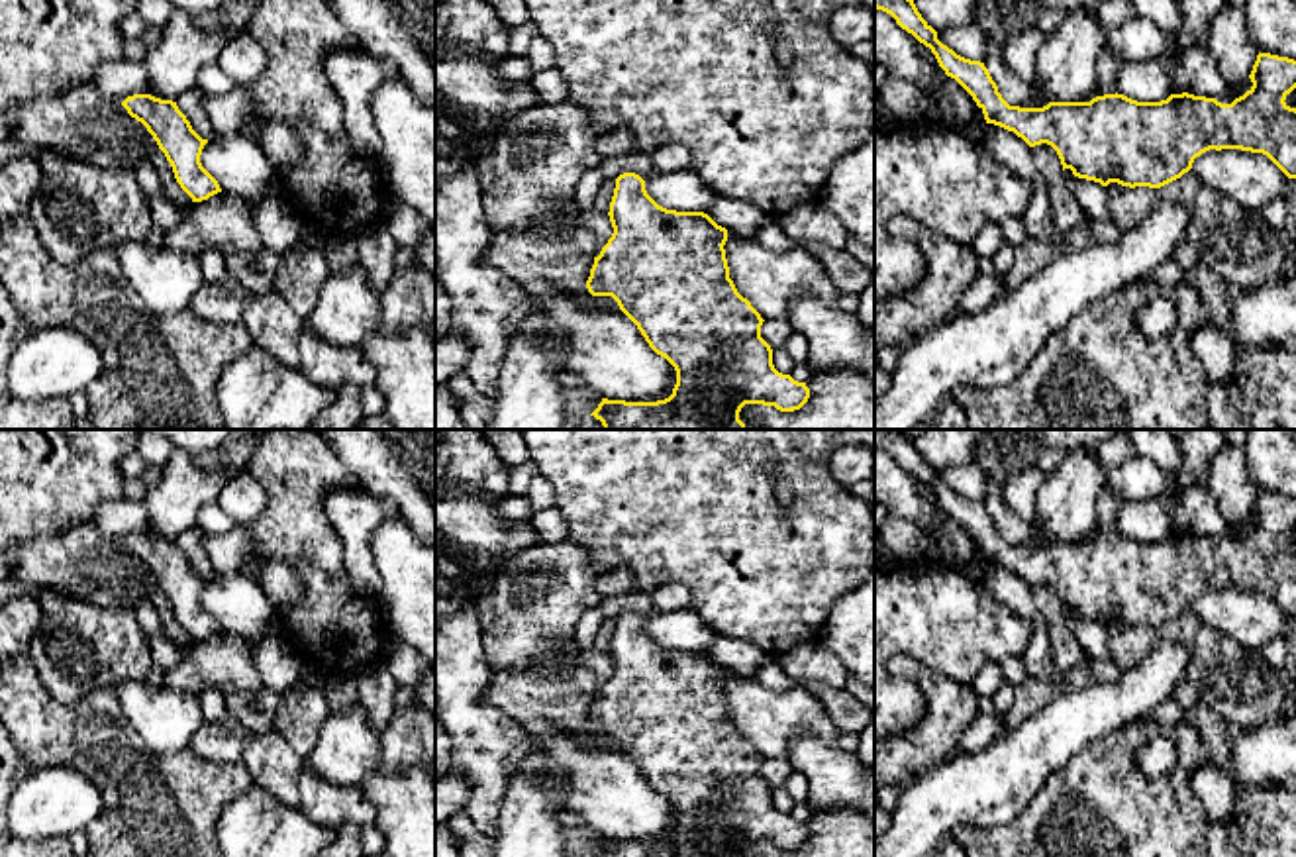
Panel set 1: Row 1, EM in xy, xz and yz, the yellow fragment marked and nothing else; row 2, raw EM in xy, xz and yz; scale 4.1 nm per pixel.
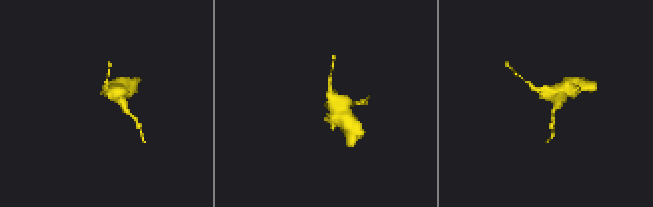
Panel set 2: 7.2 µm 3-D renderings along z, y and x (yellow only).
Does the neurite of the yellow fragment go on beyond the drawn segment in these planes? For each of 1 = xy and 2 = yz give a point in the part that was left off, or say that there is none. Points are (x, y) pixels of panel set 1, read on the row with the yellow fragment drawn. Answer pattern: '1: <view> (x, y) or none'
1: none
2: none

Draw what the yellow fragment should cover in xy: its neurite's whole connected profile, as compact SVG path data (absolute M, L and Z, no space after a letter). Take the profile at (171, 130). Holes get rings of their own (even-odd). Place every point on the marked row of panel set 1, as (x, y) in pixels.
M151 94L127 96L122 106L141 122L173 167L174 178L192 202L208 200L222 192L218 180L202 167L202 139L178 110L176 102Z

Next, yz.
M874 0L874 8L931 49L982 110L986 124L1014 131L1029 147L1051 145L1074 176L1108 186L1161 188L1192 169L1202 153L1241 149L1267 155L1296 178L1296 108L1284 100L1296 88L1296 61L1259 53L1253 86L1231 104L1188 92L1161 102L1104 94L1090 102L1010 106L980 61L957 55L937 39L914 0Z

